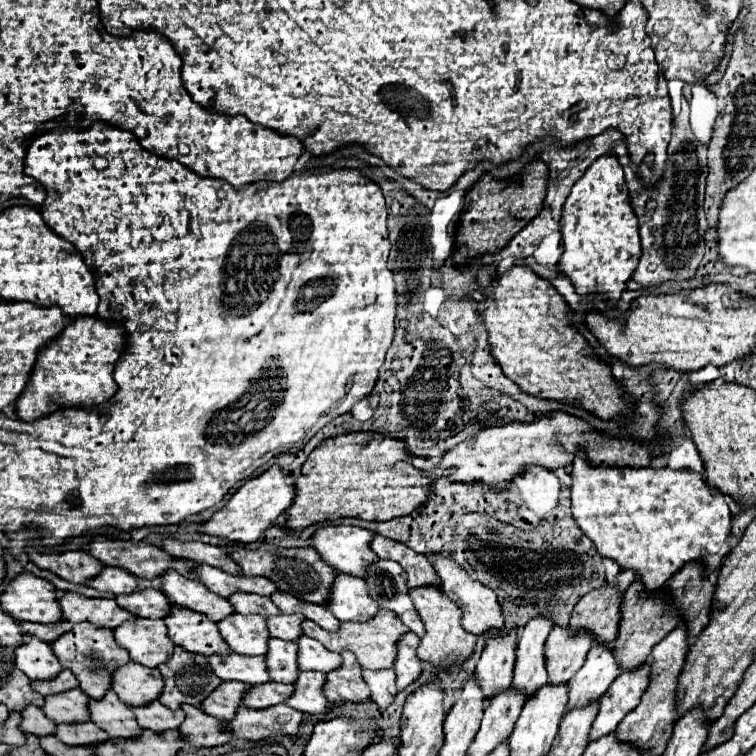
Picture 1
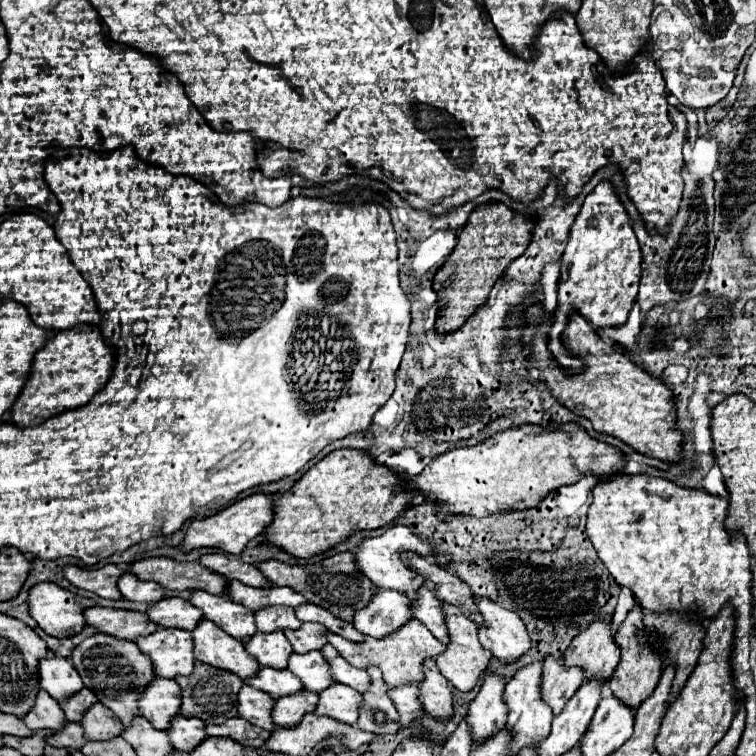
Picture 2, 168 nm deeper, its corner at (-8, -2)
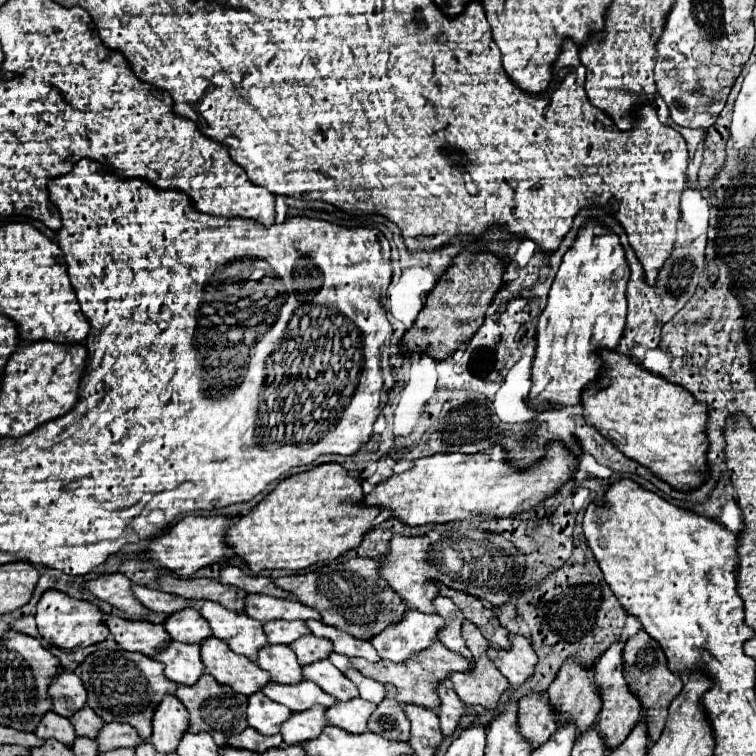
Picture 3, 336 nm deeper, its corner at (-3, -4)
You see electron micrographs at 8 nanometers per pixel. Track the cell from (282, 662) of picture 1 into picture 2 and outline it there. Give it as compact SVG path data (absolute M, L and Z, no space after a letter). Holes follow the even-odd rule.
M308 652L308 654L292 654L288 662L288 670L296 674L304 688L310 692L322 692L324 688L336 684L330 674L330 666L324 660L322 652Z

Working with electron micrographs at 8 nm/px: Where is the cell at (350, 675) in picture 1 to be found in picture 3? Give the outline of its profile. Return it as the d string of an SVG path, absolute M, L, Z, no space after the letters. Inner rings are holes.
M385 684L385 698L377 704L377 710L369 716L367 728L387 740L407 742L409 738L409 722L403 714L403 708L395 702L395 688Z

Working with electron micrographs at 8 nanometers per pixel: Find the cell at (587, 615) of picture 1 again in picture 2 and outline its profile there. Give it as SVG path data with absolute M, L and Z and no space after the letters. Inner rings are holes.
M596 620L590 628L578 634L564 654L566 666L578 666L584 670L584 676L604 676L604 682L610 680L616 664L620 662L620 648L610 636L610 624Z

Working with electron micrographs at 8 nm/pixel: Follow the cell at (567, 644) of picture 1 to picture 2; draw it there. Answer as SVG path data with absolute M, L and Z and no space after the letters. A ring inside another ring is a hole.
M548 656L542 668L542 696L552 708L554 716L562 712L564 704L572 698L572 692L584 682L584 672L580 668L566 668L562 660Z

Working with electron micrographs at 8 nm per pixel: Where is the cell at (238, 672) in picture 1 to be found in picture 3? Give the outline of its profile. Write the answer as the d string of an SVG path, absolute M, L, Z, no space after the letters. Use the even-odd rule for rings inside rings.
M301 680L297 684L279 684L279 682L267 682L261 690L267 698L287 706L293 712L299 710L307 710L313 704L321 704L321 706L333 706L335 700L331 696L327 696L319 686L315 686L309 680Z

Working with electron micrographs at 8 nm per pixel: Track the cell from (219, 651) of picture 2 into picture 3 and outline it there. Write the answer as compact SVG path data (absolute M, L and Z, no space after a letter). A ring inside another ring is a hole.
M215 636L201 642L201 660L207 674L245 696L261 690L271 680L269 674L255 662L251 662L247 656L235 654L227 642Z

